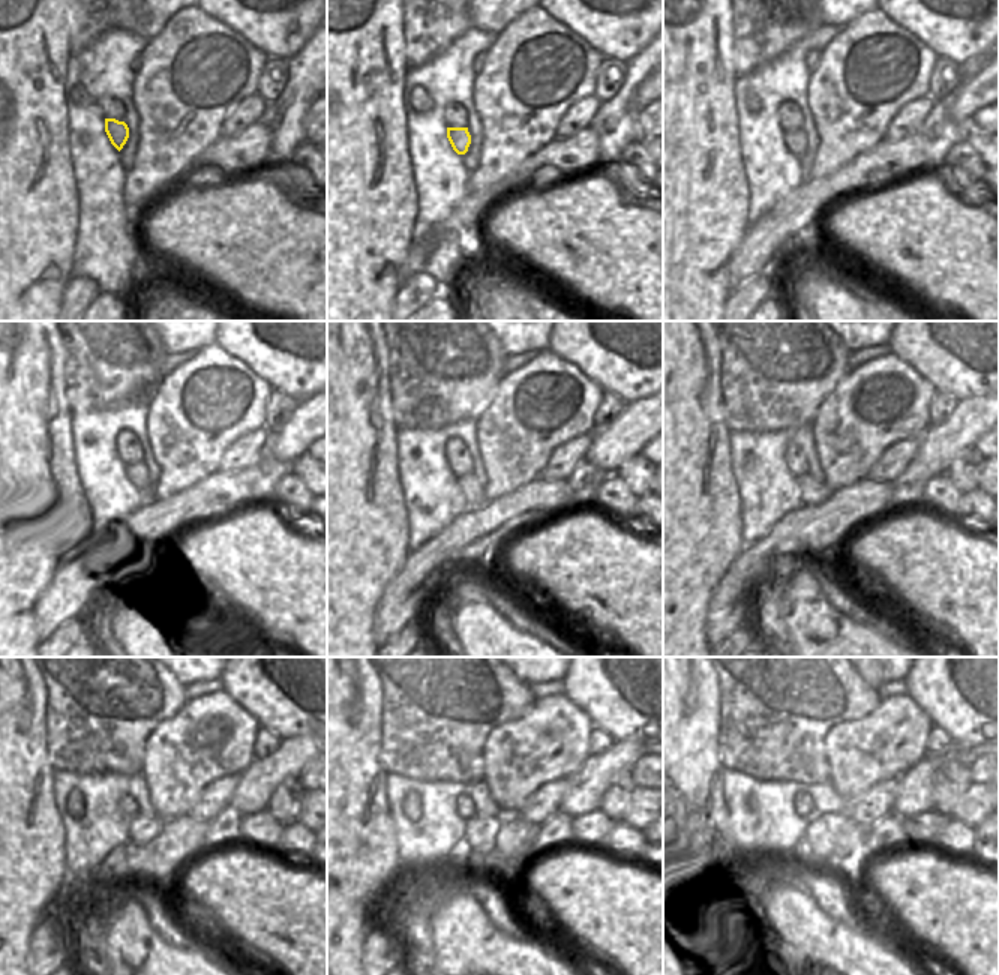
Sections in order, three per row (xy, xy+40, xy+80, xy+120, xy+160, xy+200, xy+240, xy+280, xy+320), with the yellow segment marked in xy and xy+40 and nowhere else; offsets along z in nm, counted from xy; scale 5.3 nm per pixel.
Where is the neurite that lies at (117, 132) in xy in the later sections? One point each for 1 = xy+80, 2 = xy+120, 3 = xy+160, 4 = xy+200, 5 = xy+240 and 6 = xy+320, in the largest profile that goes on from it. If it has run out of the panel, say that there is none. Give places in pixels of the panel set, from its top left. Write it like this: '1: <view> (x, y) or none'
1: xy+80 (795, 141)
2: xy+120 (135, 479)
3: xy+160 (473, 489)
4: xy+200 (813, 492)
5: xy+240 (141, 830)
6: xy+320 (828, 840)

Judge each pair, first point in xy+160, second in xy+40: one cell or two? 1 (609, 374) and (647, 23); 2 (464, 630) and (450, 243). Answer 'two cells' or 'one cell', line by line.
1: one cell
2: two cells

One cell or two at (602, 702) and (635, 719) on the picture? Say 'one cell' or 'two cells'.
one cell

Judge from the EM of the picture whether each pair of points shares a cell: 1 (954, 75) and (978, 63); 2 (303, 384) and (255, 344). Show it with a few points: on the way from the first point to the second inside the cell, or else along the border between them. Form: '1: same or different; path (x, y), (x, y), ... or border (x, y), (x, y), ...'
1: different; border (959, 65), (963, 78)
2: same; path (291, 372), (267, 348)

